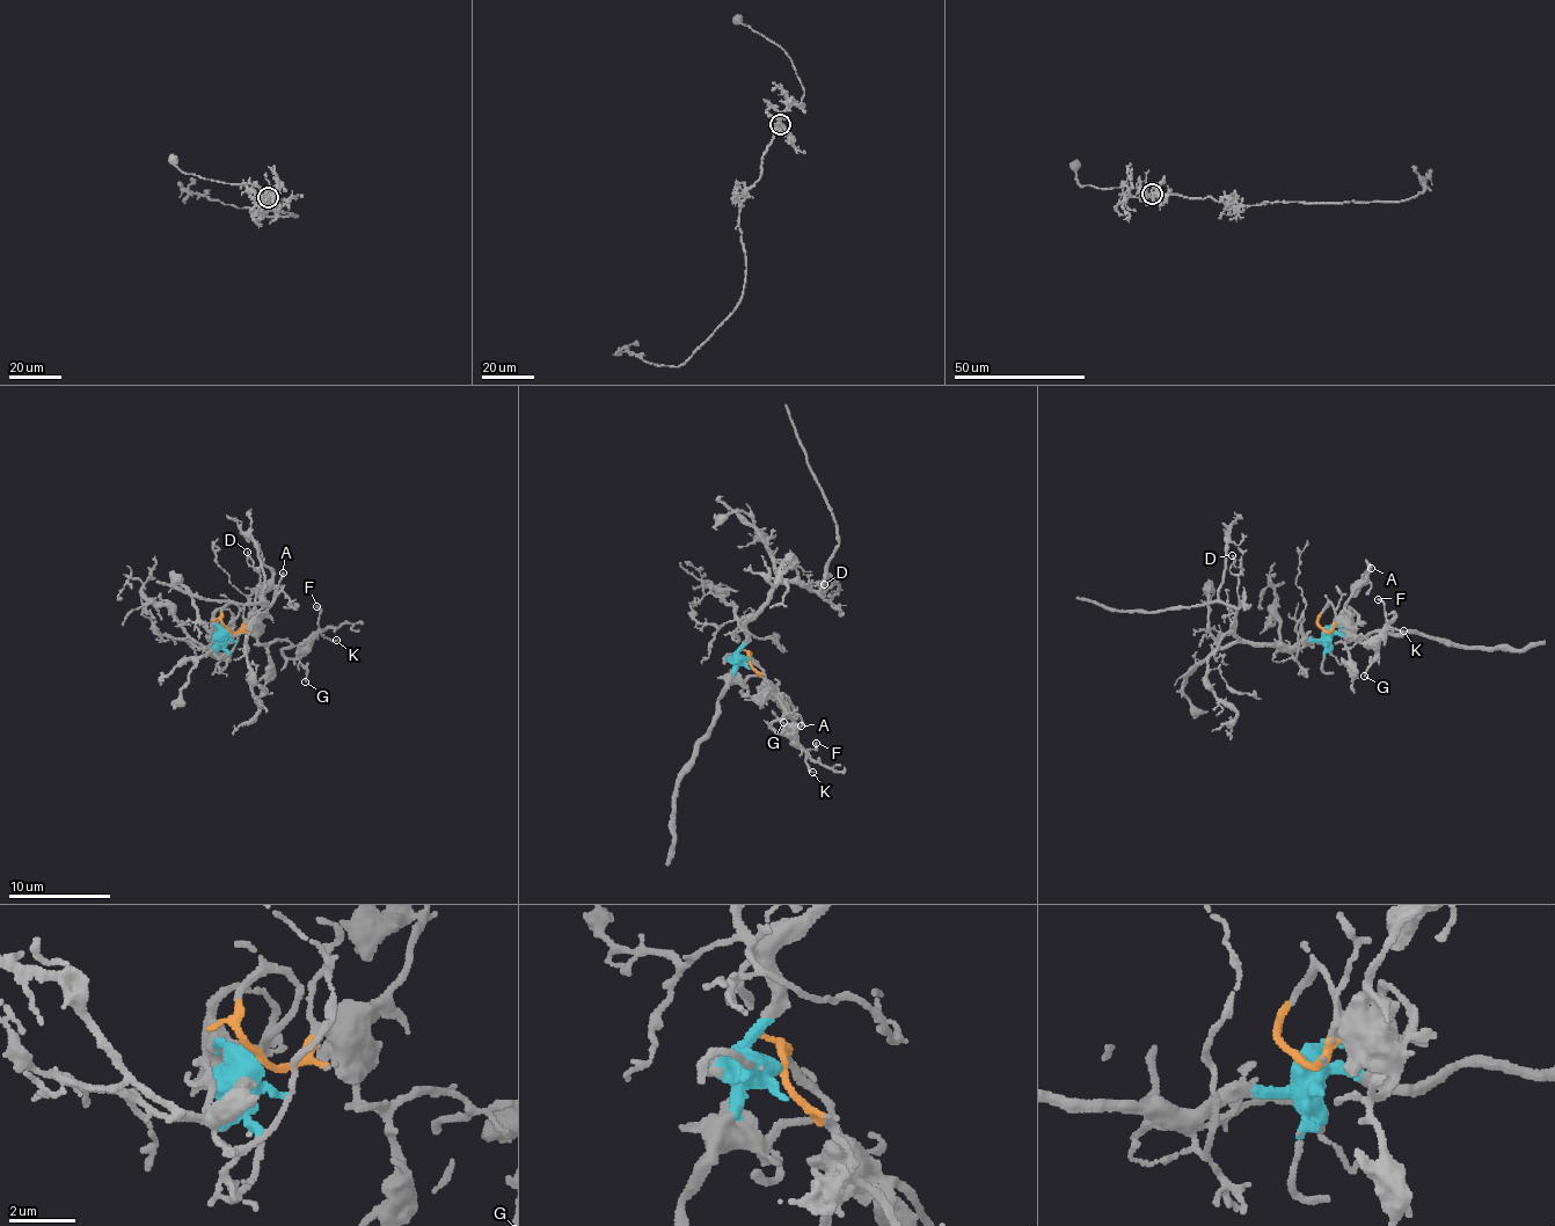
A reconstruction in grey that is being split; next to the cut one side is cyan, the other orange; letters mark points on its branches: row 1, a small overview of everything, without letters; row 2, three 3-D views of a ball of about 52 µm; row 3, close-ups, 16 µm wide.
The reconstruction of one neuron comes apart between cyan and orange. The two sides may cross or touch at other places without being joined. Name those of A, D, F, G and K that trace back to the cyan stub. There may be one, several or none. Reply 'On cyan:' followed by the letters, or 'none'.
On cyan: D

